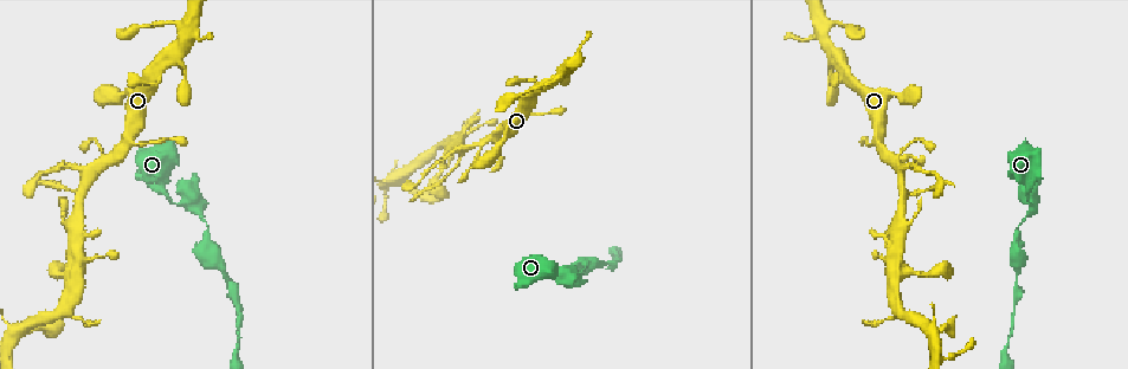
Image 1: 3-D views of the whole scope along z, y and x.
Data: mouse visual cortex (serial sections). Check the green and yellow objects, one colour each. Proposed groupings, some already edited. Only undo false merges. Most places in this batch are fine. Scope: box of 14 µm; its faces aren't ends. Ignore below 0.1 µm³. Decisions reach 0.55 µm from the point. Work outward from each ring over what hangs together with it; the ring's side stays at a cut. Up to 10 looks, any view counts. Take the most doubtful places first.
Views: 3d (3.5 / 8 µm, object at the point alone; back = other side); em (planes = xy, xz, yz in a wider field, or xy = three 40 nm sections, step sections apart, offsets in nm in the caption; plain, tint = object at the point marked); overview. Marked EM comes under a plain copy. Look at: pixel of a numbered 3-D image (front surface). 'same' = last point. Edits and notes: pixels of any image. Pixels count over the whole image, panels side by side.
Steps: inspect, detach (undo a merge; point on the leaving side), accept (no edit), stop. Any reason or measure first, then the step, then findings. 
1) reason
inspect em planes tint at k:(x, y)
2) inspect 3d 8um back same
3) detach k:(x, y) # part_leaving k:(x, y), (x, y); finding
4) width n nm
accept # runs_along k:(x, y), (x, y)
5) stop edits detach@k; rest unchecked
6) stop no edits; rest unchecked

branch point
inspect 3d 3.5um at 1:(190, 198)

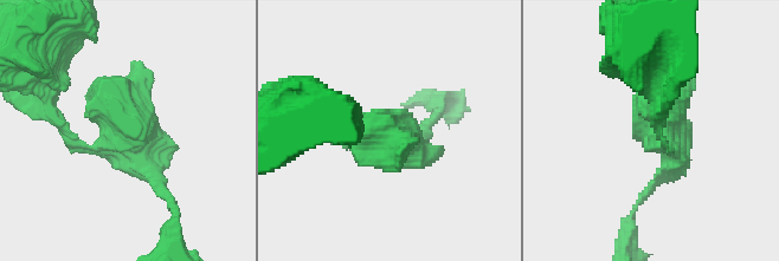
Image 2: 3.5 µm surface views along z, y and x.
inspect em xy step 2 tint at 2:(668, 136)

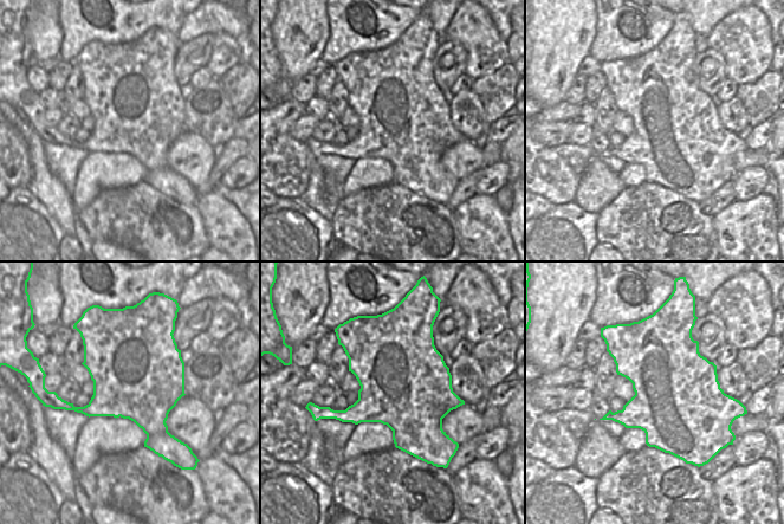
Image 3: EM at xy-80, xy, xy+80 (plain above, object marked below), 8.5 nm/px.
accept # runs_along 2:(57, 119), (83, 149), (127, 137), (159, 188); continuous, no second cell

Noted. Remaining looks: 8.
inspect 3d 3.5um at 1:(589, 262)

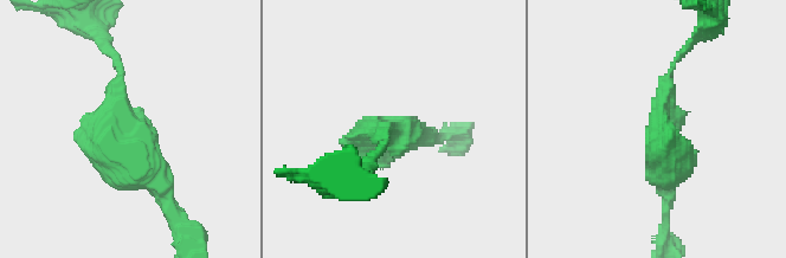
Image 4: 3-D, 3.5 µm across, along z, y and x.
shape alone is not enough
inspect em xy step 1 tint at 4:(124, 114)

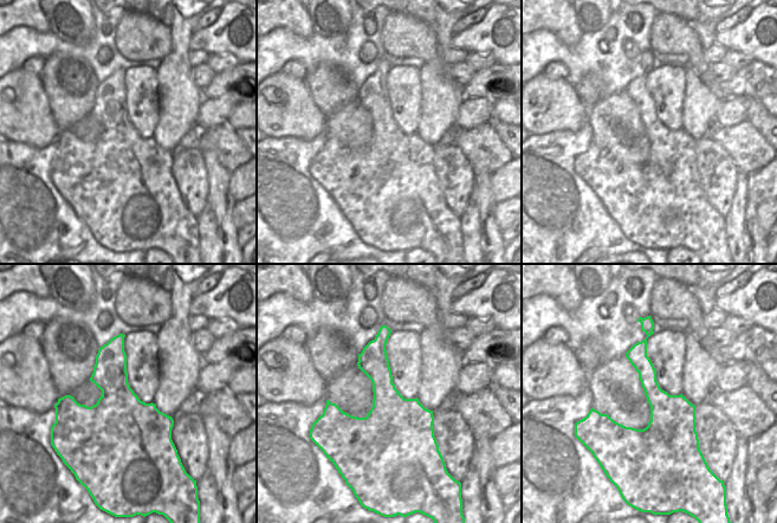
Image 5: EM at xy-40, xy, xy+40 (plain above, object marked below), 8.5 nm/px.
accept # one cell here

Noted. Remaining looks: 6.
branch point
inspect em xy step 3 tint at 1:(88, 170)

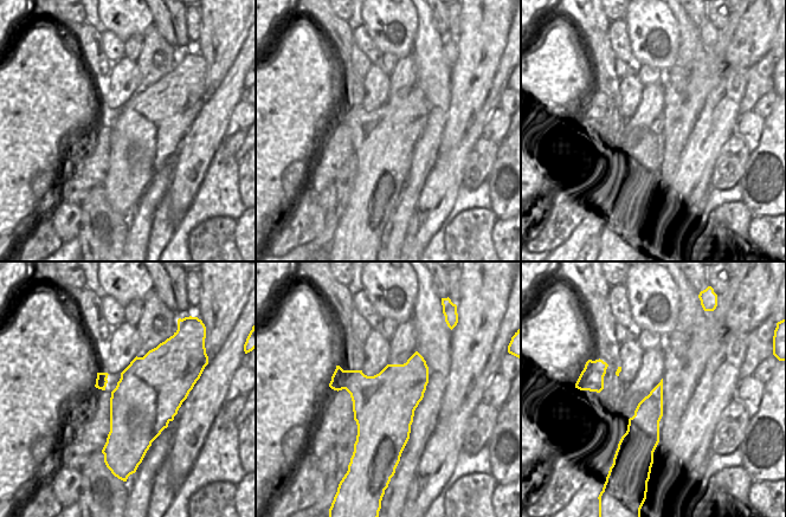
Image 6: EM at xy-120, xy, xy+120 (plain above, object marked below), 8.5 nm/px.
wider look
inspect 3d 3.5um same

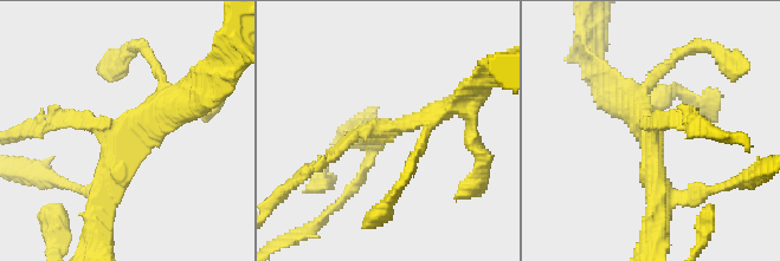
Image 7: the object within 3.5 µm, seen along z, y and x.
arms 3; arm_widths 150, 300, 300 nm
accept # runs_along 7:(188, 103), (123, 135), (101, 208); one cell here

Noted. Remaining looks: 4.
sharp bend
inspect 3d 3.5um at 1:(932, 334)

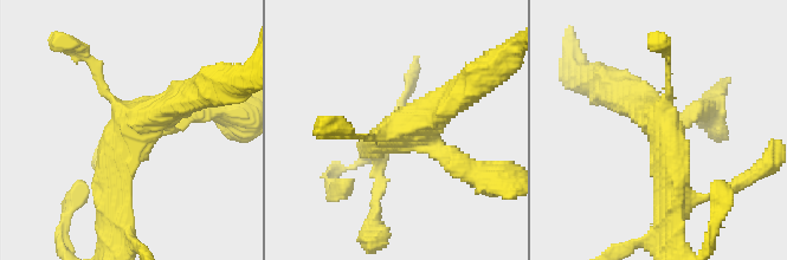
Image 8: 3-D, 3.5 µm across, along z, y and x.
arms 4; arm_widths 100, 200, 300, 400 nm; now the EM
inspect em xy step 1 tint at 8:(662, 131)

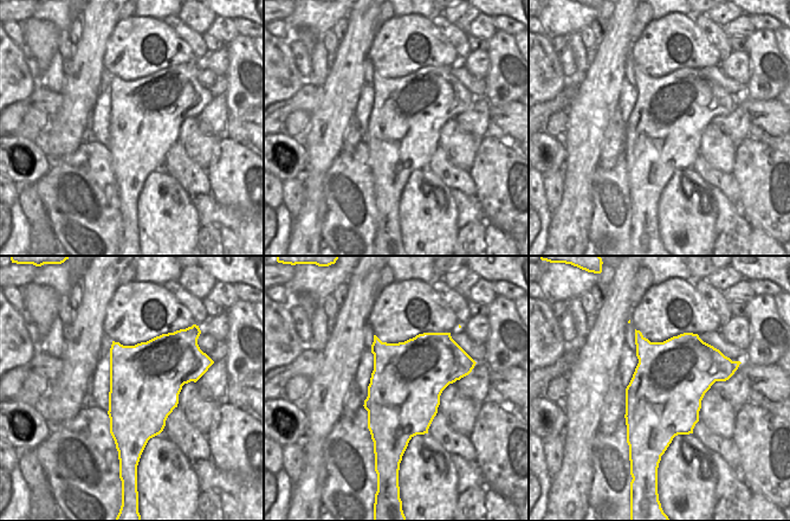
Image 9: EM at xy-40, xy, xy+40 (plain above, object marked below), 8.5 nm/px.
width 600 nm
accept # runs_along 8:(195, 93), (111, 155), (108, 206); continuous, no second cell

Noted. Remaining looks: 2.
stop no edits; rest unchecked

